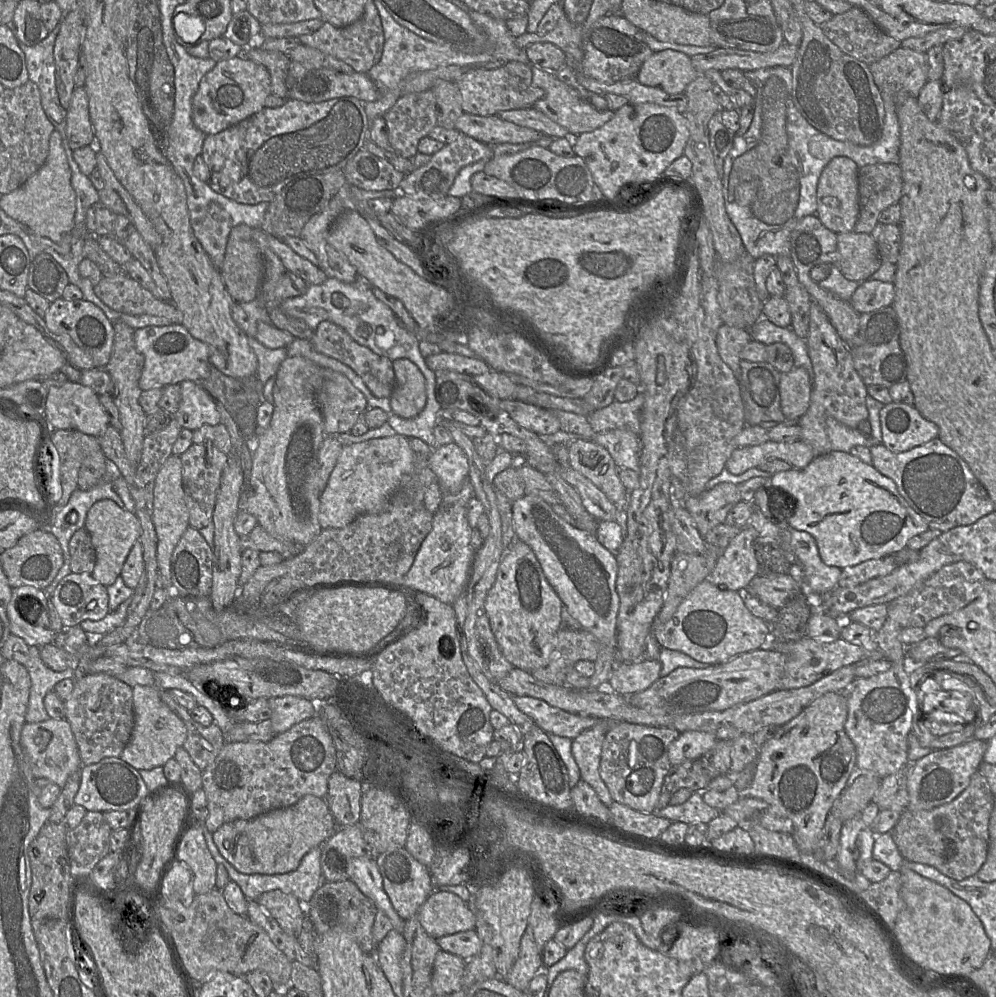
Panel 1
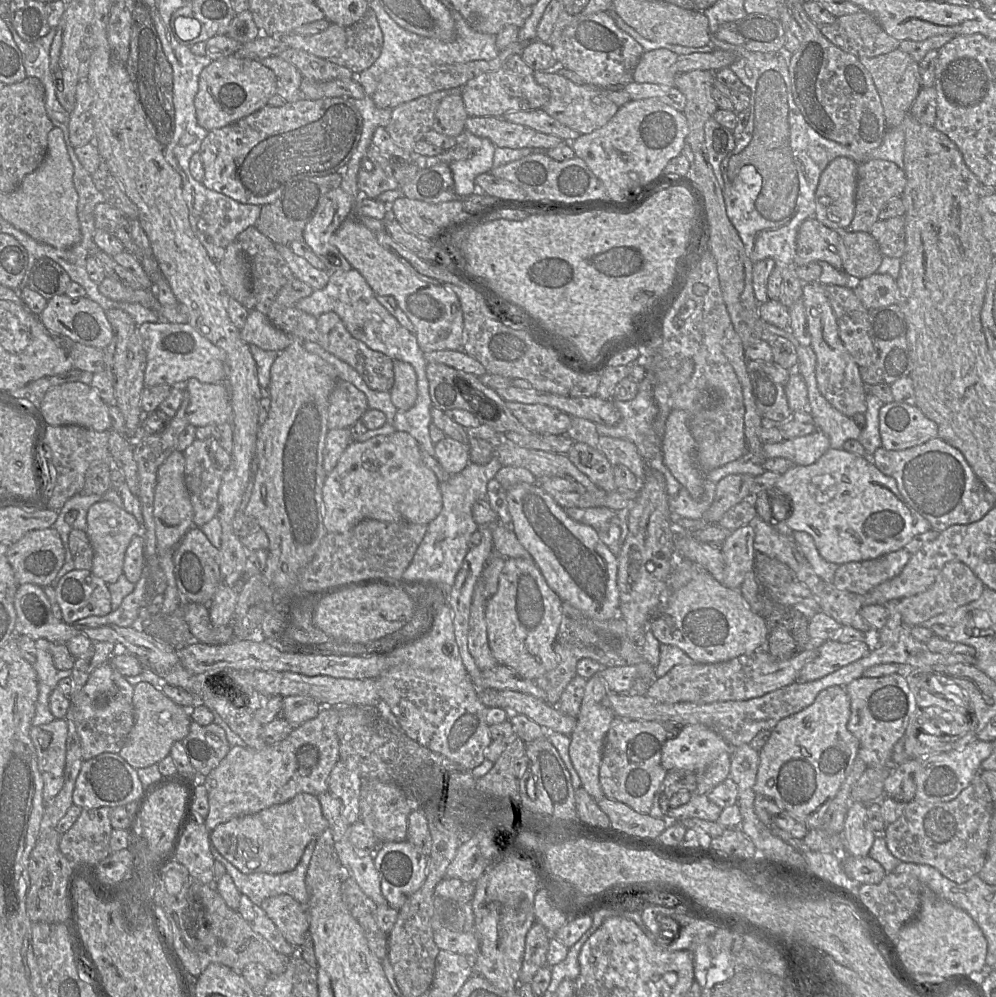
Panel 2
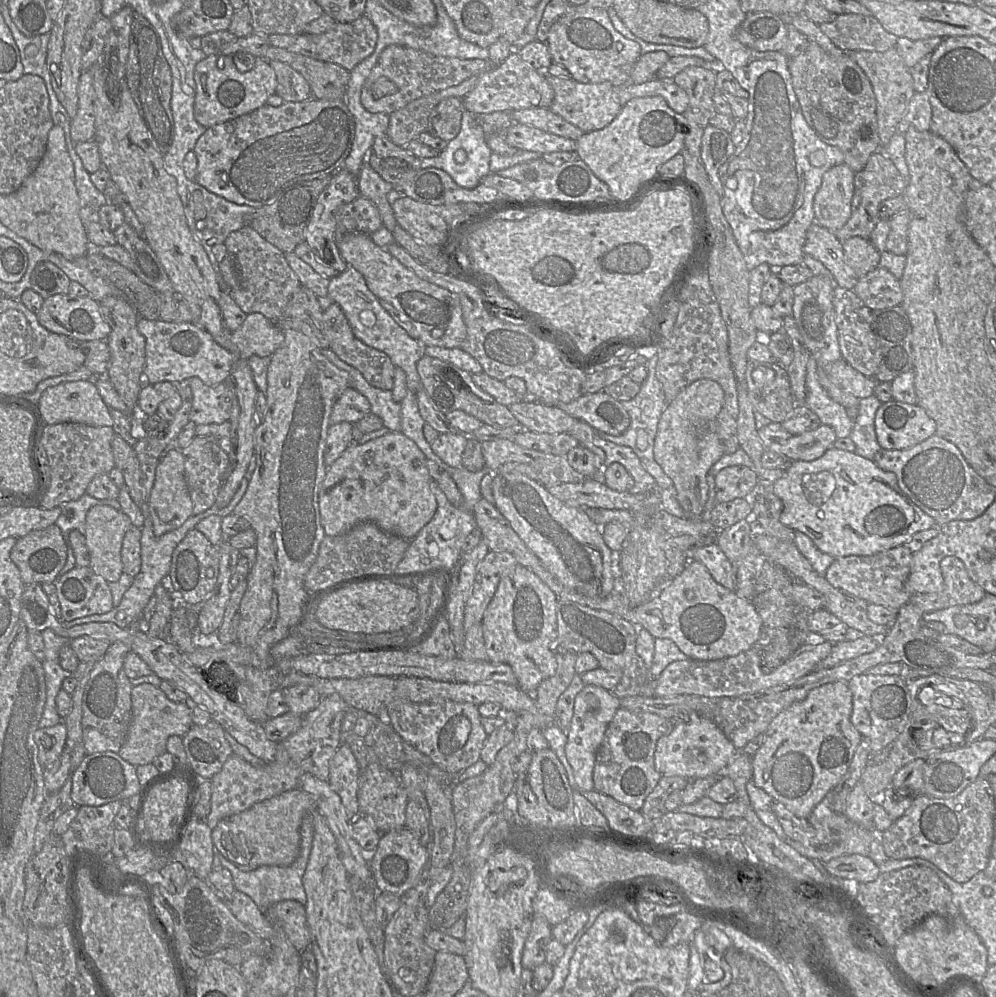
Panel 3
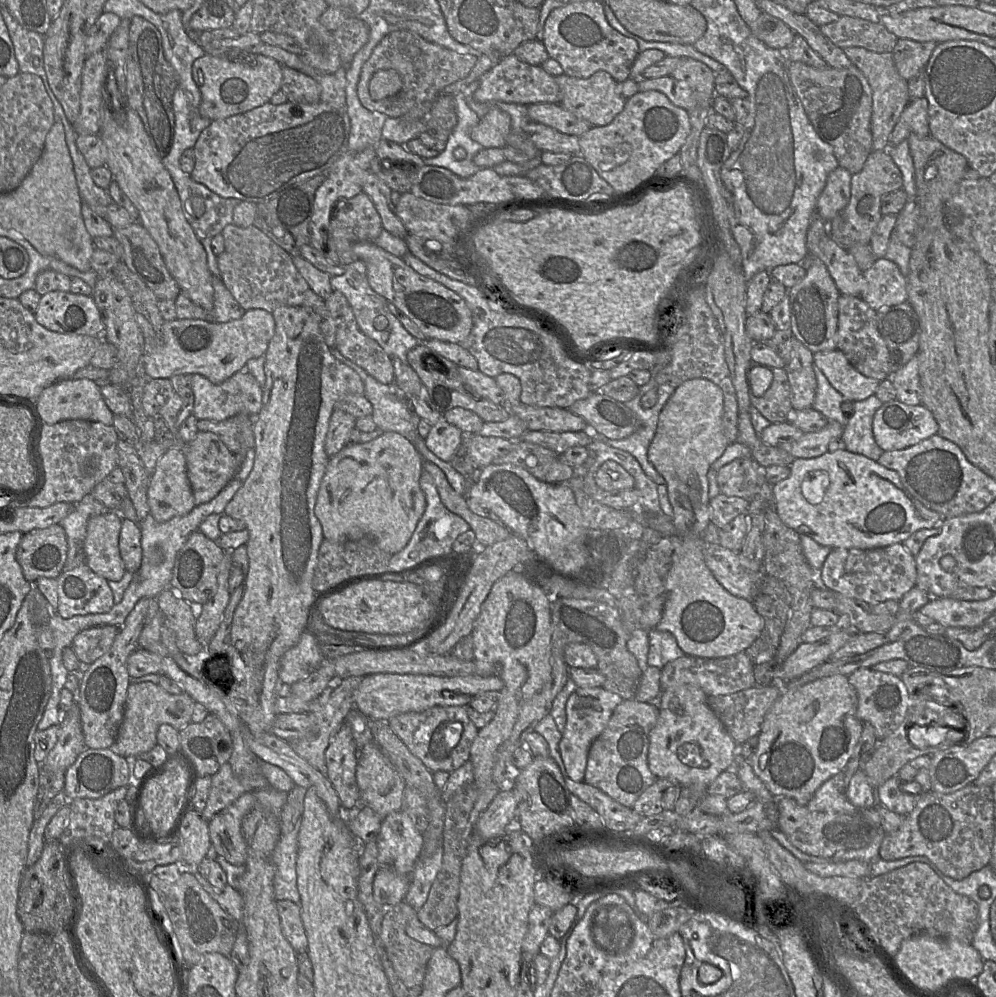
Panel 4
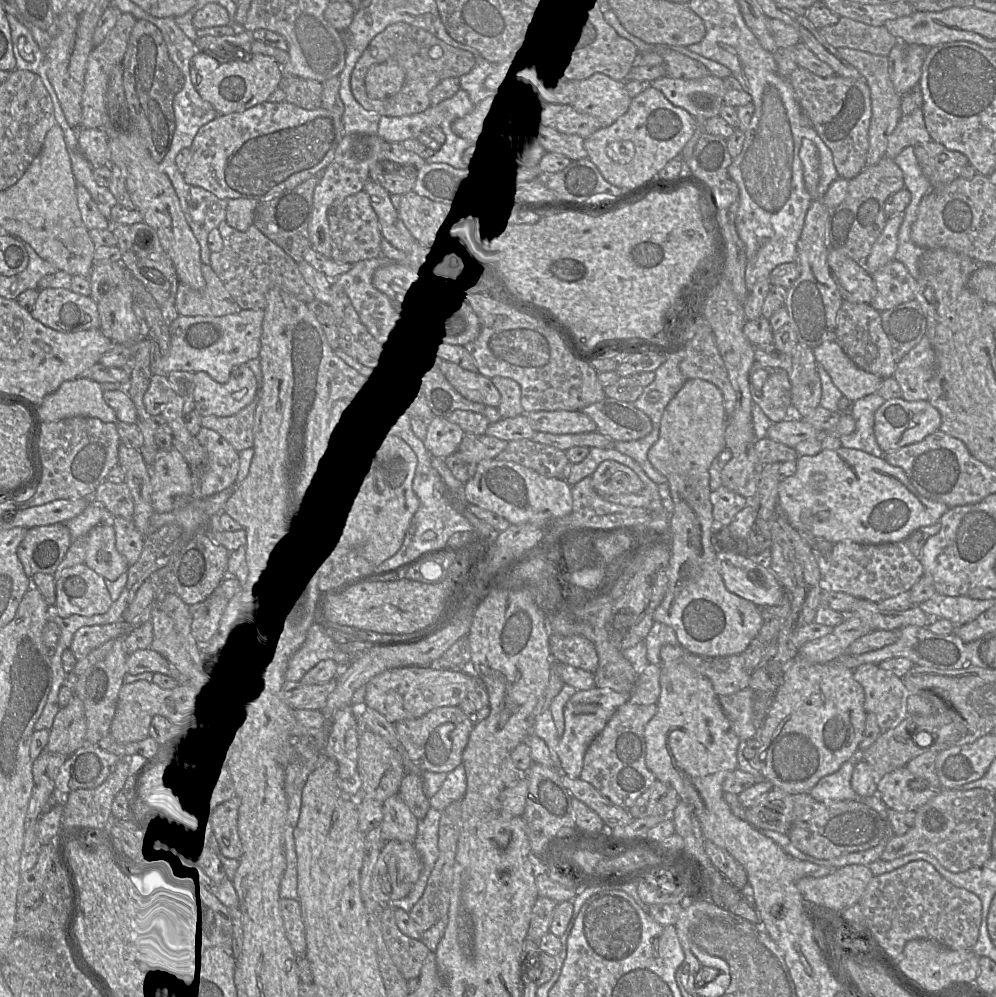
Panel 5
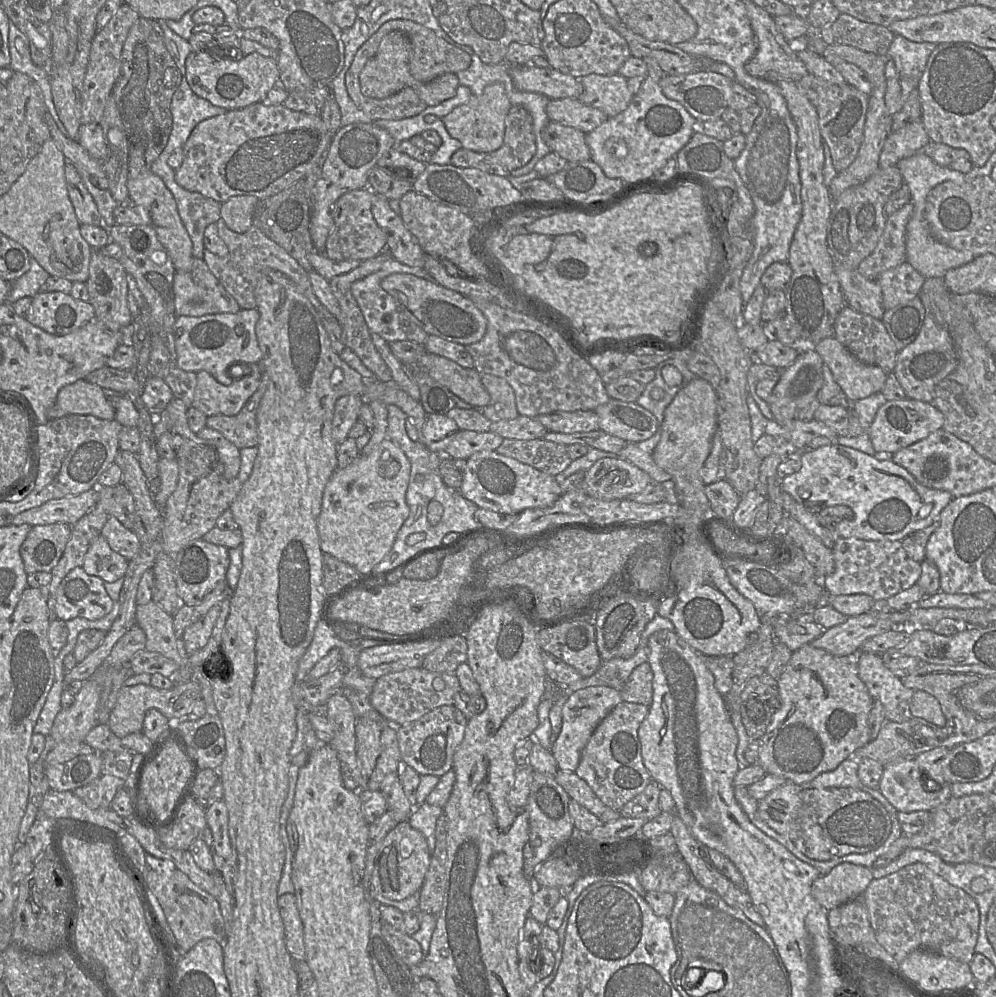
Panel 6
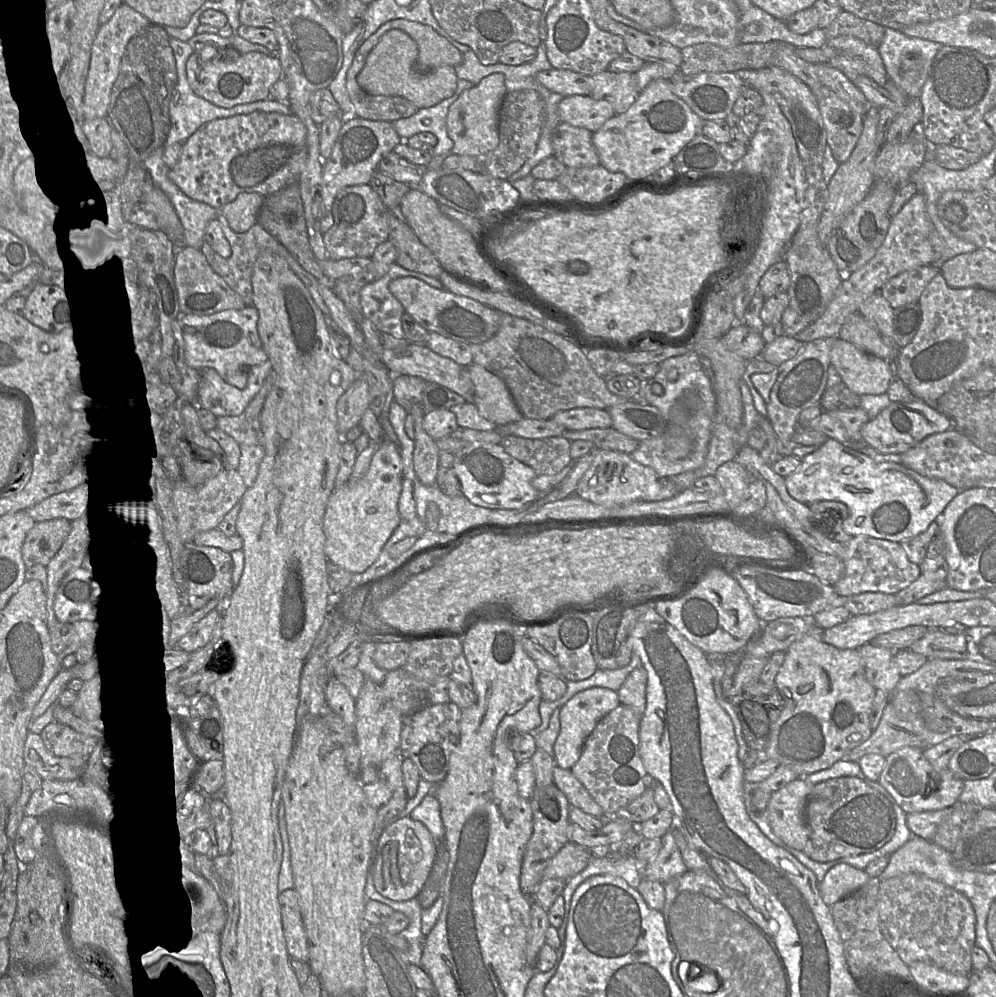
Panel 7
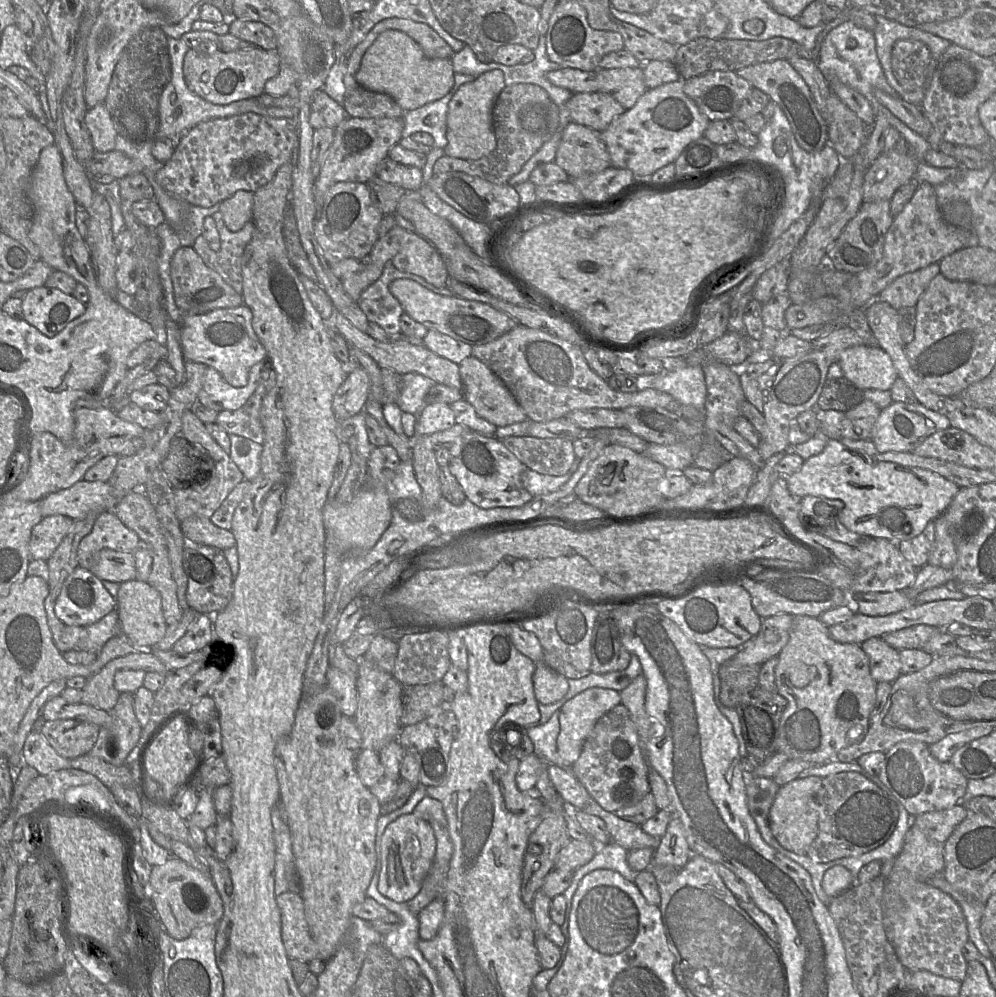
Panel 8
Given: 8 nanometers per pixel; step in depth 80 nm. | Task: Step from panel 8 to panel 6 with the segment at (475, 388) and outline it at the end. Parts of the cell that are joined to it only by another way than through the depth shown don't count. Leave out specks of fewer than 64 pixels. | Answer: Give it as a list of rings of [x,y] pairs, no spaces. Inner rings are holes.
[[[480,374],[481,382],[490,395],[488,405],[479,409],[491,422],[511,420],[519,416],[515,394],[512,387],[503,378]]]

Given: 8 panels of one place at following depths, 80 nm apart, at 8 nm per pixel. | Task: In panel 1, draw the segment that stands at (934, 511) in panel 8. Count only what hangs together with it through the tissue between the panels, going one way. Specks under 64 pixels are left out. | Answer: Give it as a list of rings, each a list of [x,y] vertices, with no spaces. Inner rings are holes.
[[[831,450],[816,456],[804,468],[791,468],[770,475],[771,493],[781,493],[782,516],[787,513],[787,523],[794,529],[810,533],[818,546],[822,561],[828,566],[843,569],[871,559],[878,559],[905,549],[908,541],[930,527],[901,496],[895,482],[881,474],[872,463],[865,463],[850,452]]]

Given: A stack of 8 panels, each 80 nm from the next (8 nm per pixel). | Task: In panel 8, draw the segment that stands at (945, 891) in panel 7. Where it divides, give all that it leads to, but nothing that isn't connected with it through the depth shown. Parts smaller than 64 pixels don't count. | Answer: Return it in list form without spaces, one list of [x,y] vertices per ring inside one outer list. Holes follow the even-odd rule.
[[[898,884],[898,887],[884,888],[882,901],[883,926],[889,943],[894,948],[902,965],[908,971],[927,970],[935,975],[953,980],[964,981],[967,961],[962,953],[969,940],[966,918],[959,903],[948,893],[930,884]]]

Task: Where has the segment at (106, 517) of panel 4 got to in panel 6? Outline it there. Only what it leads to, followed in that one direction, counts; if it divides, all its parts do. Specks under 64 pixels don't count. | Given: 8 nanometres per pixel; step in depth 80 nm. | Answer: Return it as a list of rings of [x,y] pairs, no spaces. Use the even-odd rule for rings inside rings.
[[[99,535],[89,546],[82,567],[87,574],[97,576],[104,582],[115,582],[125,576],[128,562],[114,552],[106,539]]]

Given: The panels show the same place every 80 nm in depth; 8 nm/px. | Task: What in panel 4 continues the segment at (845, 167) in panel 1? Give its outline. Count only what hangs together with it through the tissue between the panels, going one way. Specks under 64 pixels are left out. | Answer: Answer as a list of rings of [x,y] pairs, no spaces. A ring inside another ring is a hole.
[[[840,166],[829,173],[815,210],[824,221],[831,221],[849,203],[851,179],[852,174]]]

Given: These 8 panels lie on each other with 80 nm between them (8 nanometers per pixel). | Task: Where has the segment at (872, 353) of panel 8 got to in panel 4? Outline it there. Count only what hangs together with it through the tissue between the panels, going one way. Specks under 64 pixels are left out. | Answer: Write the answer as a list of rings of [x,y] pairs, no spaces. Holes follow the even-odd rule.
[[[838,349],[813,354],[814,363],[830,384],[847,401],[860,401],[874,395],[881,381],[861,374]]]

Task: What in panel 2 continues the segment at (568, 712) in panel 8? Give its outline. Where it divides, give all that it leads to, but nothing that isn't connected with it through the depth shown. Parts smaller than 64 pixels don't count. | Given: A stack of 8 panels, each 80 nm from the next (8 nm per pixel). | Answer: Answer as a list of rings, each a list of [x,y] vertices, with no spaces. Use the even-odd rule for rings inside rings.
[[[595,674],[587,680],[580,711],[577,716],[577,725],[571,734],[571,743],[569,745],[569,755],[580,777],[581,787],[595,800],[601,800],[605,797],[599,782],[599,769],[606,735],[613,719],[616,717],[609,707],[603,705],[603,700],[608,693],[610,692],[606,682],[600,674]]]

